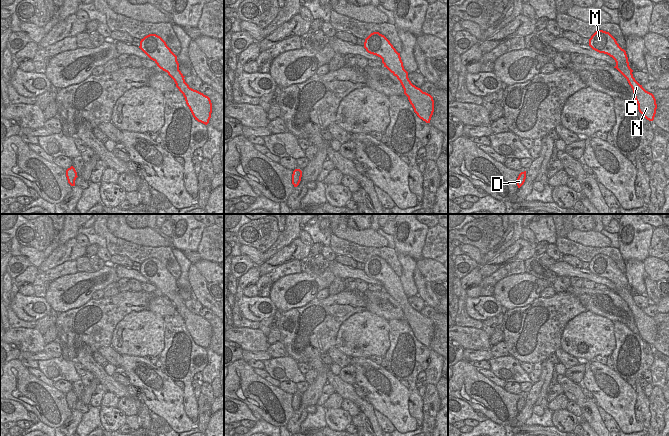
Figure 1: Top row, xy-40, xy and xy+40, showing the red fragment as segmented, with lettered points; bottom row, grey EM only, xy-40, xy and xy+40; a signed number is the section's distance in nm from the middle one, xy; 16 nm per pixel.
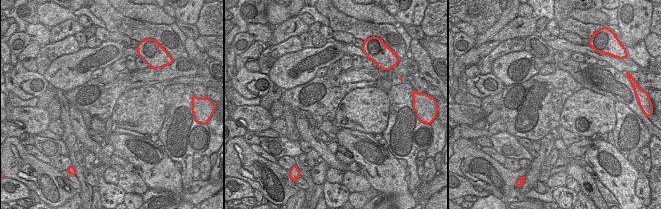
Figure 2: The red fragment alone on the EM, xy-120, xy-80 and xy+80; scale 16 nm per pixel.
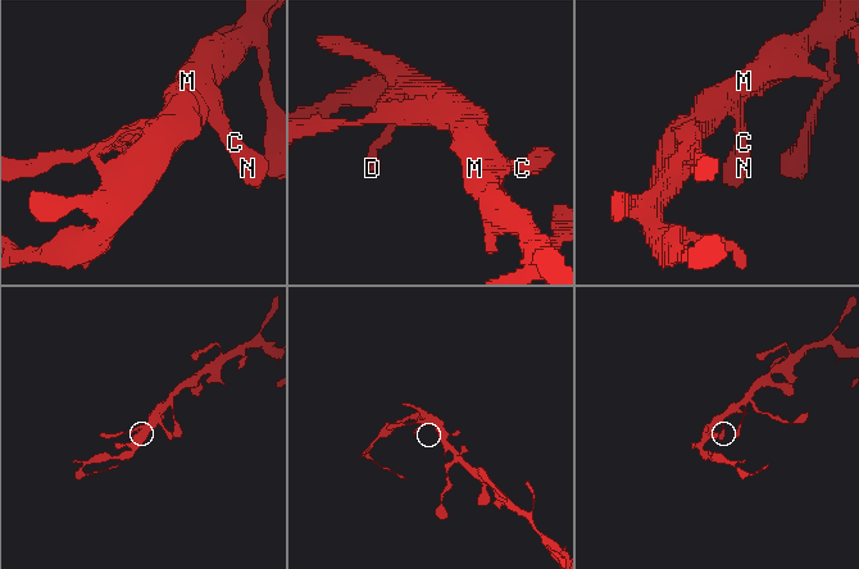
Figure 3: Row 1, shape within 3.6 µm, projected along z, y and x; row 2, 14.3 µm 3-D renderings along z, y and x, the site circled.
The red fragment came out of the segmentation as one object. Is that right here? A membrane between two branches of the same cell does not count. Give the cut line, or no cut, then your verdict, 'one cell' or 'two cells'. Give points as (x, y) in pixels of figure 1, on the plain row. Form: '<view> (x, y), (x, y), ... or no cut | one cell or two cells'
no cut | one cell

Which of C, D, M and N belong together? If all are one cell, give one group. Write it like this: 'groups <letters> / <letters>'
groups C D M N

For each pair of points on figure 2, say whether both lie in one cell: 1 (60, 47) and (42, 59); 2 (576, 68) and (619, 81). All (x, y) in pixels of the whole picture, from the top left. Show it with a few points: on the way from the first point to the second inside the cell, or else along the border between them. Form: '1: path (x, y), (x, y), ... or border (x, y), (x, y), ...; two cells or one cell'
1: path (56, 49), (46, 55); one cell
2: path (585, 79), (599, 89), (608, 83); one cell

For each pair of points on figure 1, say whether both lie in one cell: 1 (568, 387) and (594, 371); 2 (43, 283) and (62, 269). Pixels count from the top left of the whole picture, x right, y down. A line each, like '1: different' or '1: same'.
1: different
2: same

